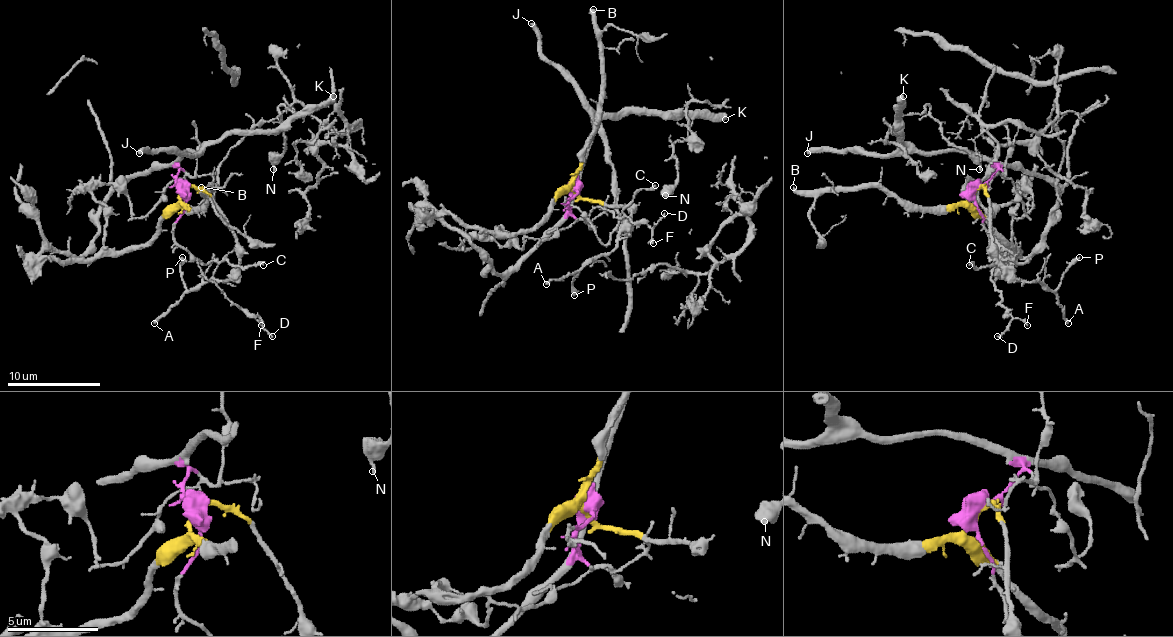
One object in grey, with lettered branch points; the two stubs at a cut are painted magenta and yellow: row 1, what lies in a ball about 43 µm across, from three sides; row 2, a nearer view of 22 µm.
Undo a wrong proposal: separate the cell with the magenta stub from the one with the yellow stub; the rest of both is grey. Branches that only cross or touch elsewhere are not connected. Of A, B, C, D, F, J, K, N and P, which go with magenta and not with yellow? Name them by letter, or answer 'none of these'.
C, D, F, J, K, N

